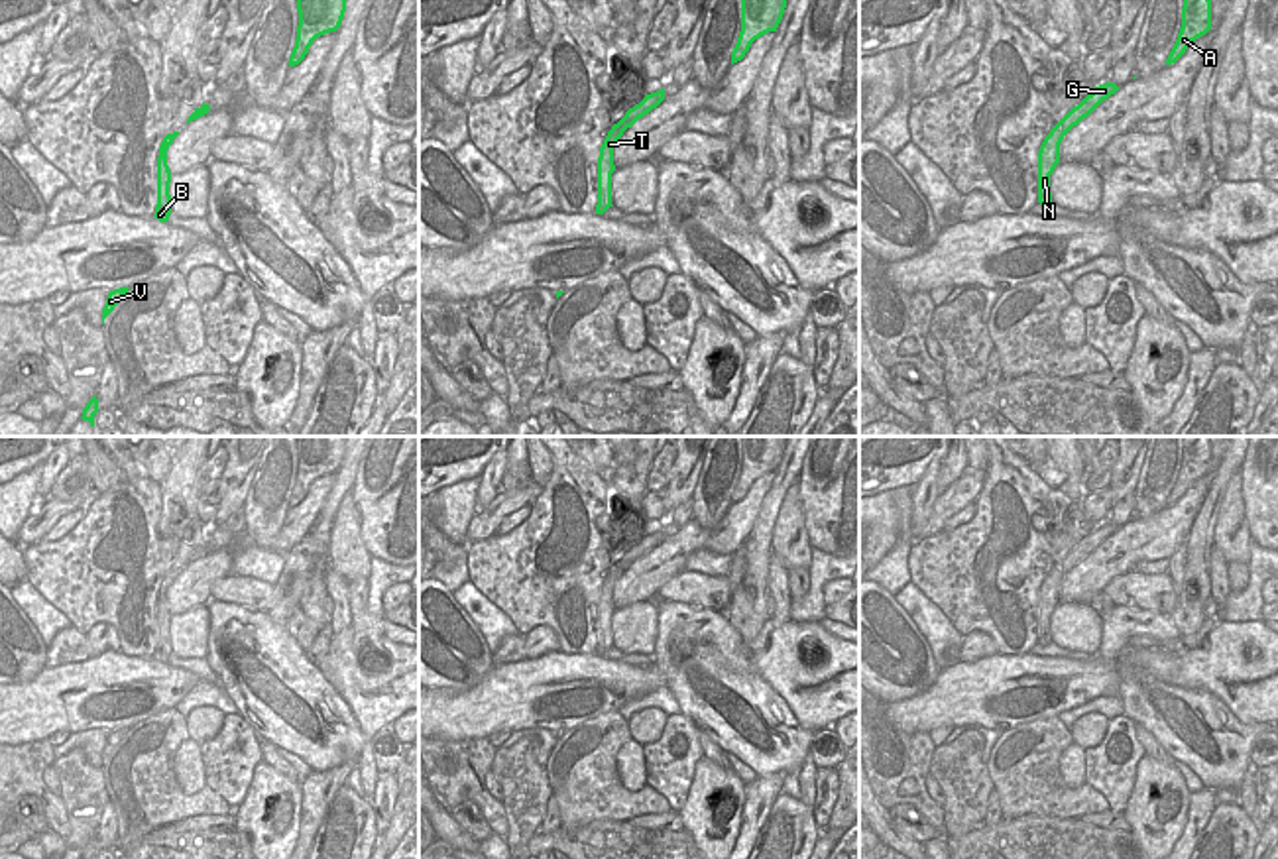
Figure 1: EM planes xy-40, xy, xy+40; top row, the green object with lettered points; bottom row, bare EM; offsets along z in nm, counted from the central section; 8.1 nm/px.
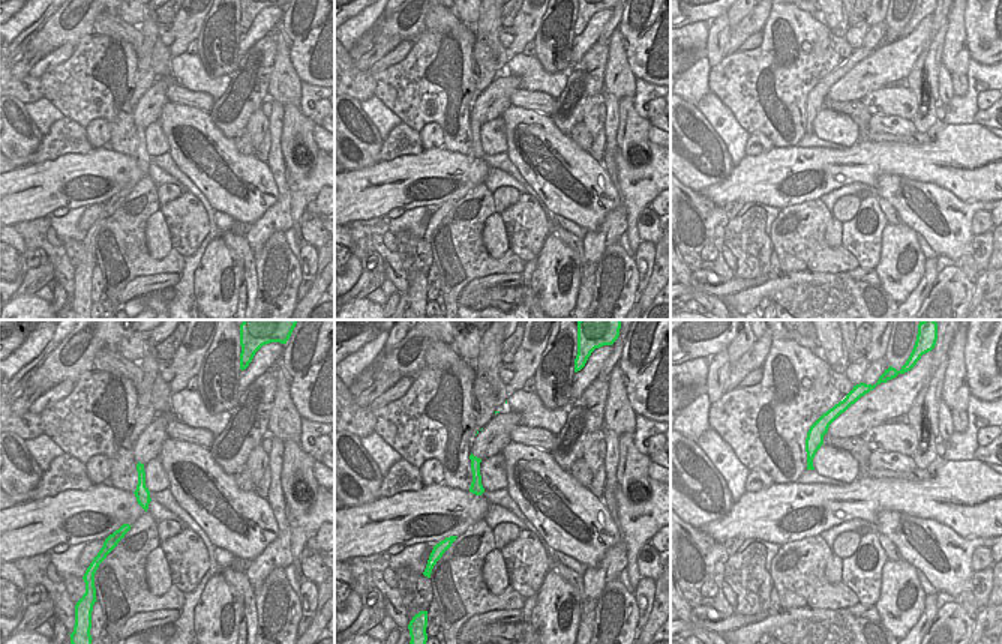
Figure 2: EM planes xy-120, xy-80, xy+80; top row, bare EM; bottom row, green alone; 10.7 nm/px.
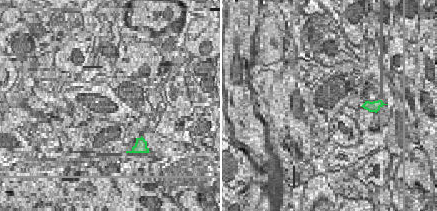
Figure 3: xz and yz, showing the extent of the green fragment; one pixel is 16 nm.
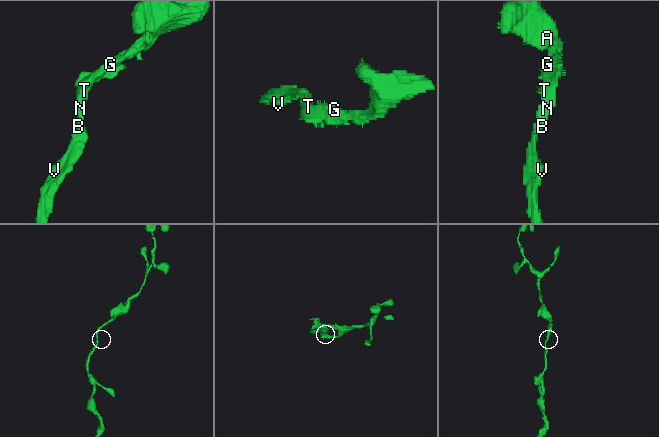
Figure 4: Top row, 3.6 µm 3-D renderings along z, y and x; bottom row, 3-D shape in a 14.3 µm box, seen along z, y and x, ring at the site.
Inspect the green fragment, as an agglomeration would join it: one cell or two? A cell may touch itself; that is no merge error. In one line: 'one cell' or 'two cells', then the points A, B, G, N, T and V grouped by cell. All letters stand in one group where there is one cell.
one cell; groups A B G N T V

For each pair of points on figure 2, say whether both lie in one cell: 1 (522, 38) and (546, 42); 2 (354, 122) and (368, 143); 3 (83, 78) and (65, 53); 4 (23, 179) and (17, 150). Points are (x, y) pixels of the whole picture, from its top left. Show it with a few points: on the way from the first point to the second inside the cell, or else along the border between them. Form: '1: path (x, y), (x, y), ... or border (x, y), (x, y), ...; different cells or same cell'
1: border (543, 15), (533, 39); different cells
2: path (354, 126), (363, 138); same cell
3: border (75, 47), (63, 62), (39, 77); different cells
4: border (27, 164), (18, 168); different cells

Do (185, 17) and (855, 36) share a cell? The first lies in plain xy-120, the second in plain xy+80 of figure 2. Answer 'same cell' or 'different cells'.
different cells

